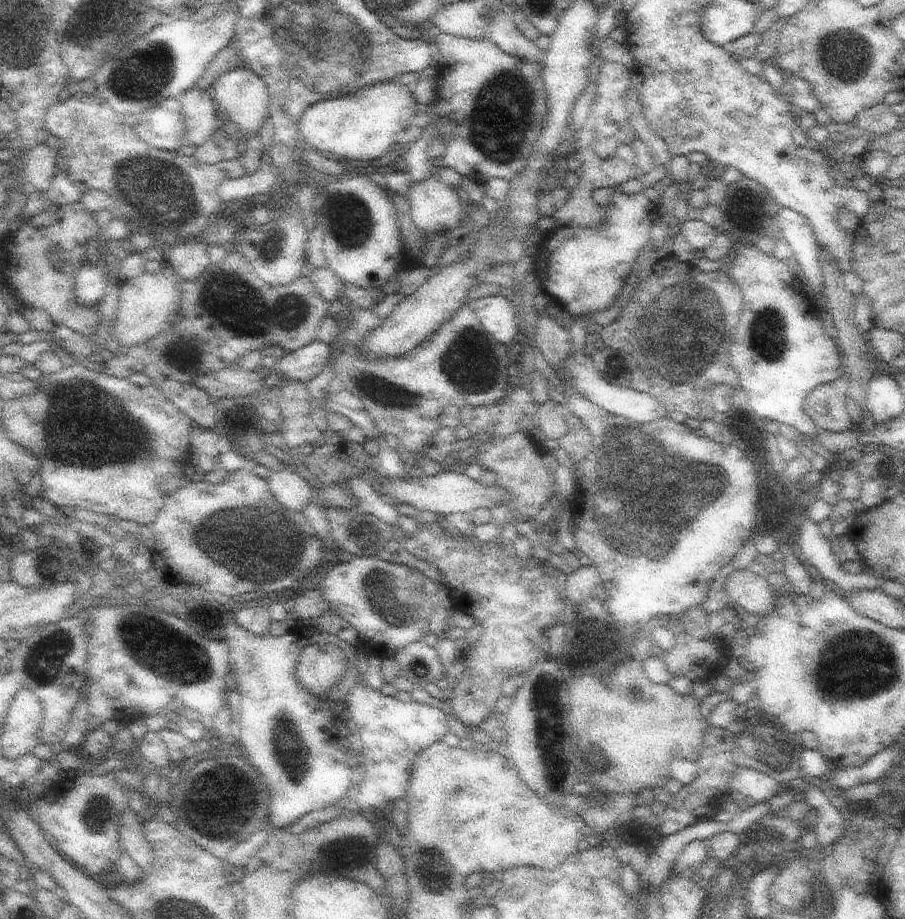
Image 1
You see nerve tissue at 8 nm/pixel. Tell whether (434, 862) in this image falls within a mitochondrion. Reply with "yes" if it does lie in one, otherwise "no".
yes

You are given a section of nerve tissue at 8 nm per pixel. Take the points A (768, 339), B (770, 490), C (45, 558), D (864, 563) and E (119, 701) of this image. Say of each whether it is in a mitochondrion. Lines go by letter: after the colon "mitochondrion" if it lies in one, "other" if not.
A: mitochondrion
B: mitochondrion
C: other
D: other
E: other

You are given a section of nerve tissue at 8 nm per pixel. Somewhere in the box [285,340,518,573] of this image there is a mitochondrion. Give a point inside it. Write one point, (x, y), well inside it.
(399, 395)

